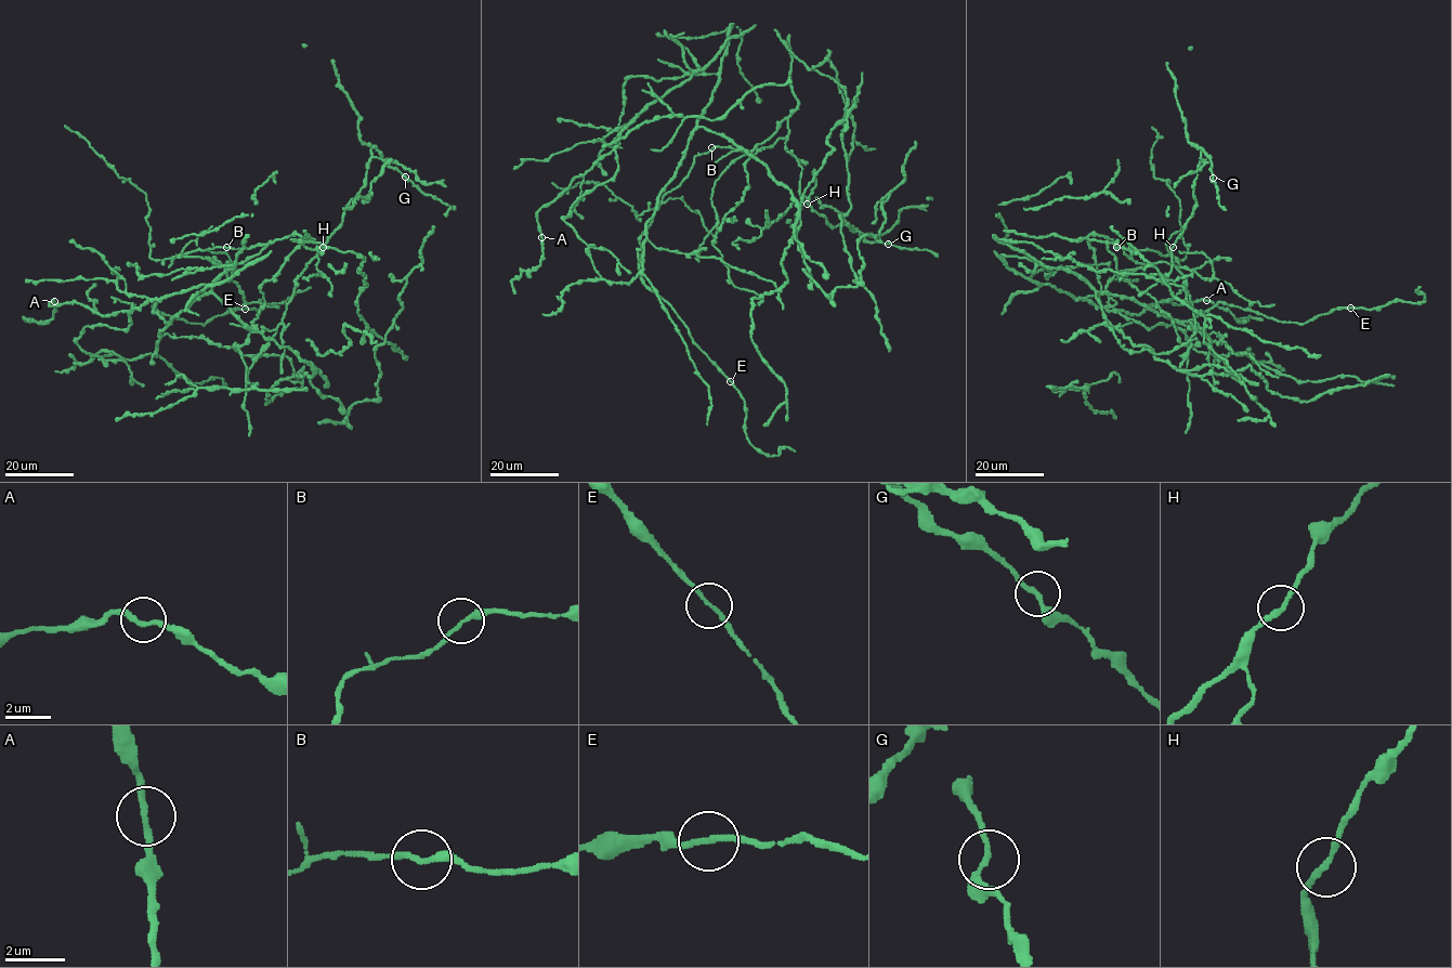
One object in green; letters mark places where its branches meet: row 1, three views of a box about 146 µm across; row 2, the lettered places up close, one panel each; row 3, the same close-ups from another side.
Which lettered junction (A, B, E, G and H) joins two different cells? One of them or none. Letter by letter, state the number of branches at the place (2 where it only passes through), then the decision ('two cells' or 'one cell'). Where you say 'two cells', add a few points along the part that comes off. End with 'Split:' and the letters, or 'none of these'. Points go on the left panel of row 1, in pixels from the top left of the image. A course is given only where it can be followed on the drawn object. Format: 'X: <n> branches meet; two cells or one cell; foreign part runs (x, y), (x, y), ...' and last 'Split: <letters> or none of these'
A: 2 branches meet; one cell
B: 2 branches meet; two cells; foreign part runs (227, 247), (193, 250), (158, 260), (149, 258), (145, 195), (120, 178), (84, 139), (64, 126)
E: 2 branches meet; one cell
G: 2 branches meet; one cell
H: 2 branches meet; one cell
Split: B

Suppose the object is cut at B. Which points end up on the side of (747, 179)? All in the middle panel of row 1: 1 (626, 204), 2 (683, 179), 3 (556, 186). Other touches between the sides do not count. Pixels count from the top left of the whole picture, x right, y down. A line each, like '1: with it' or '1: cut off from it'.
1: cut off from it
2: cut off from it
3: cut off from it

